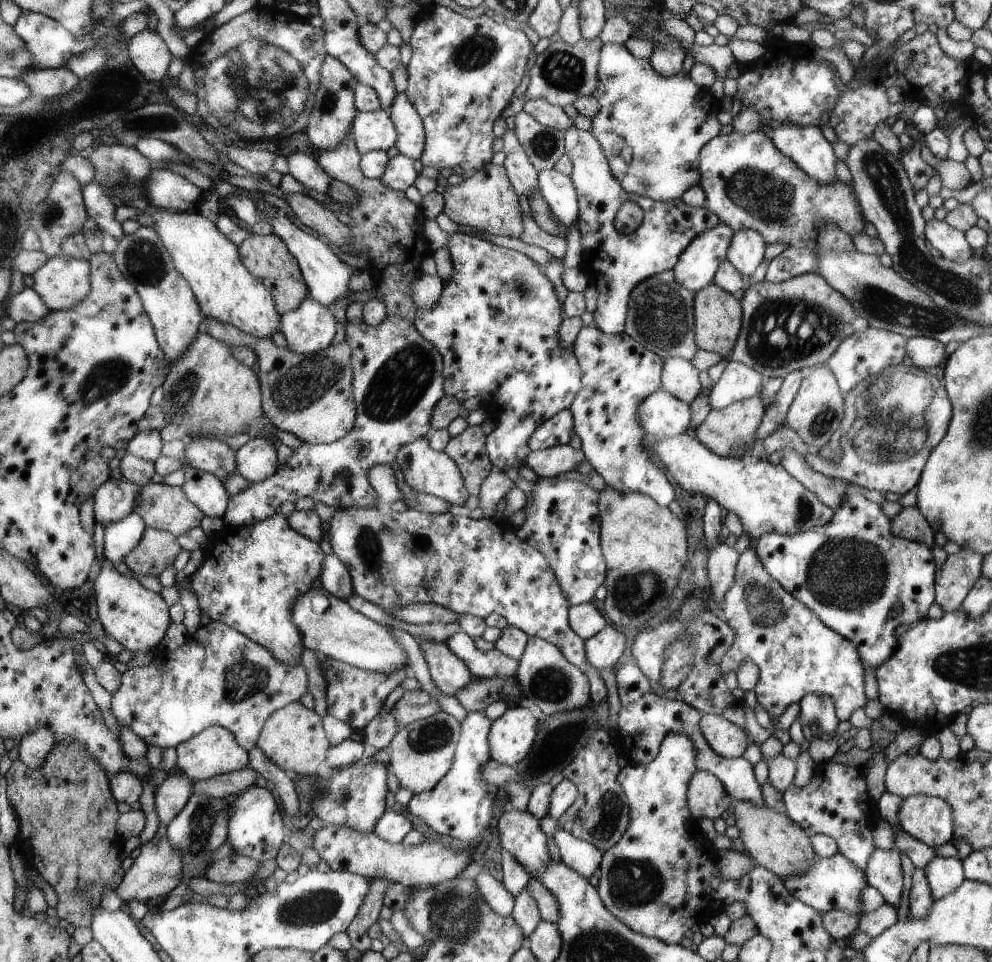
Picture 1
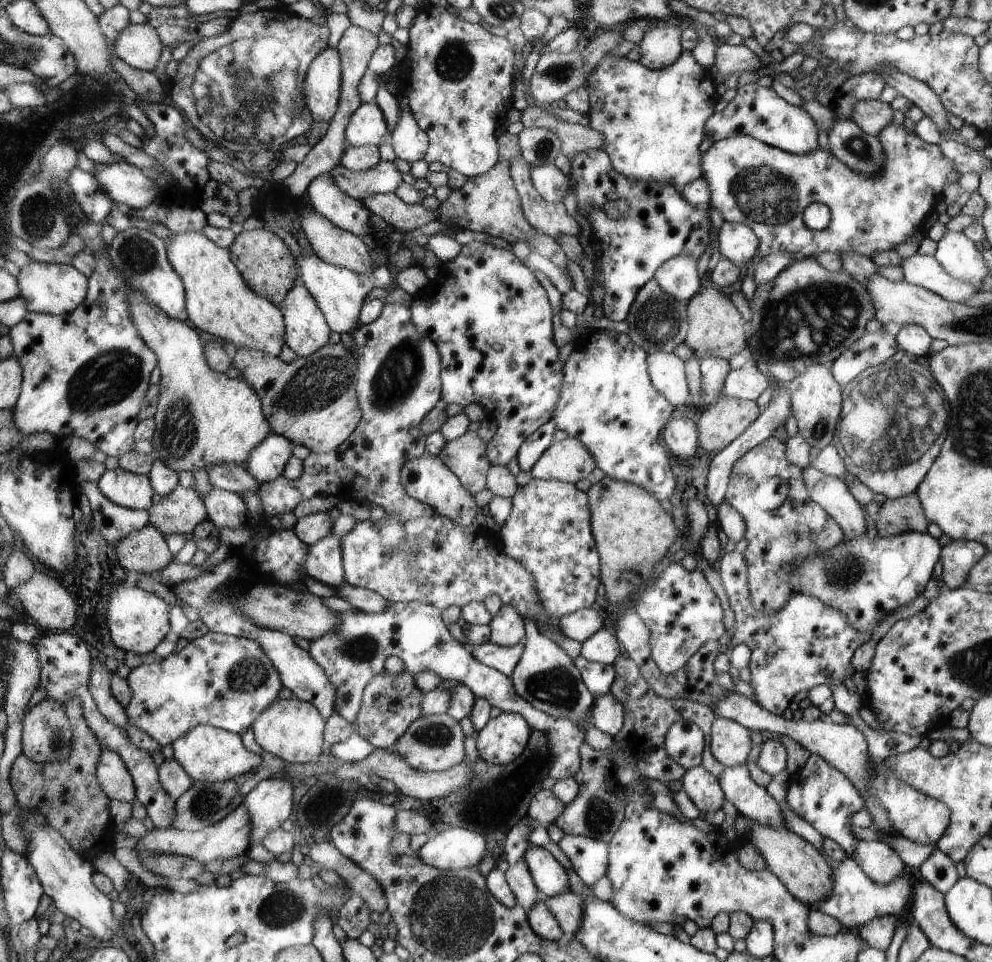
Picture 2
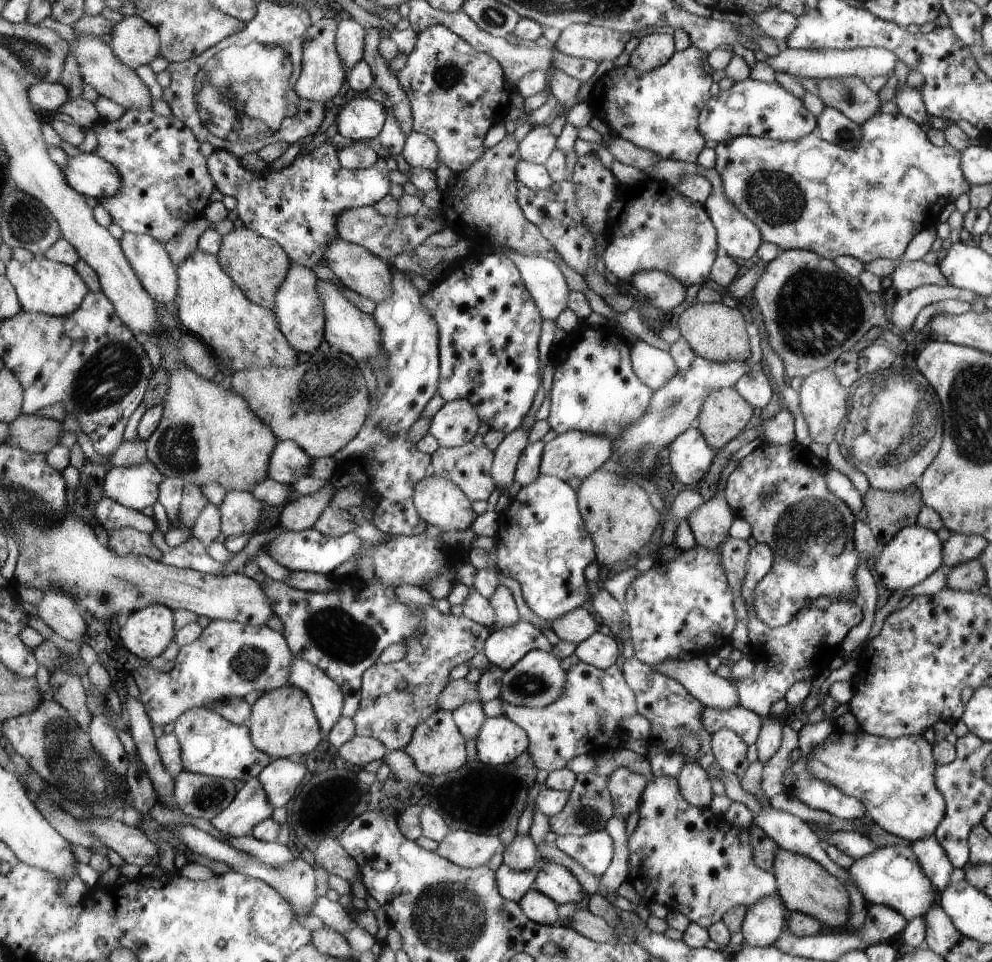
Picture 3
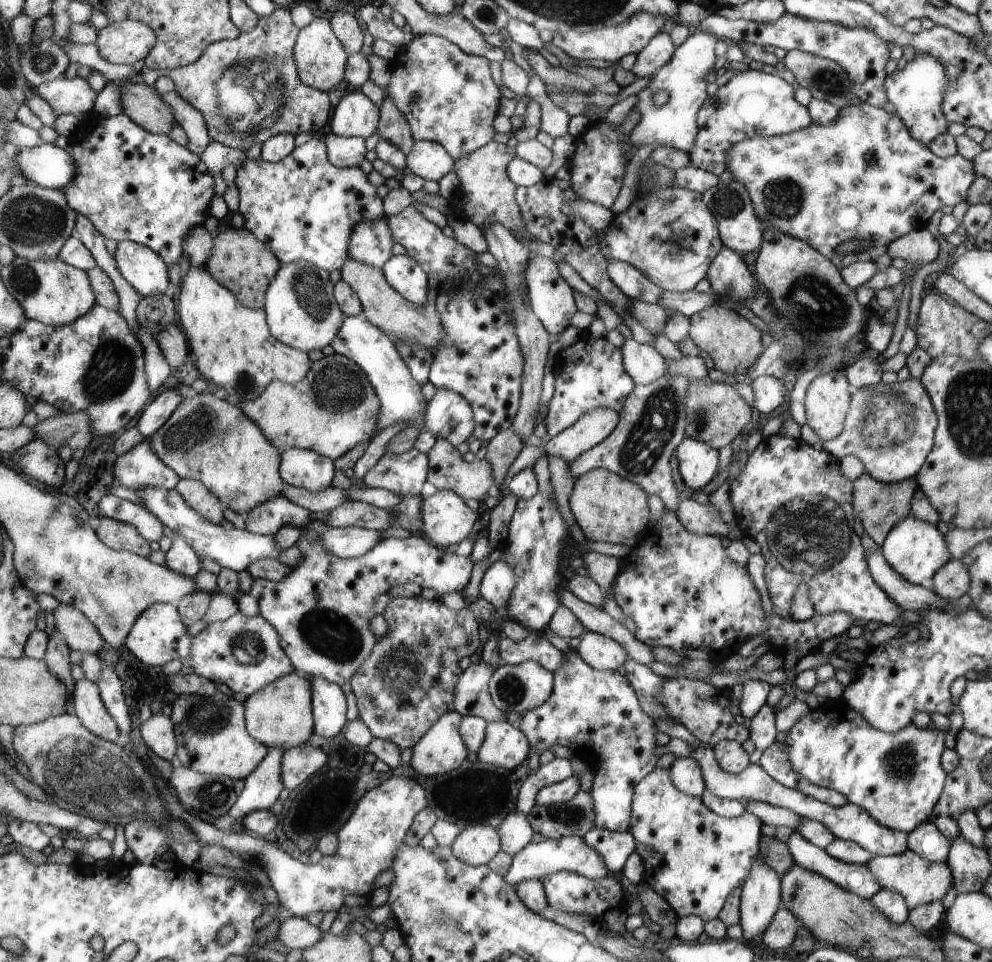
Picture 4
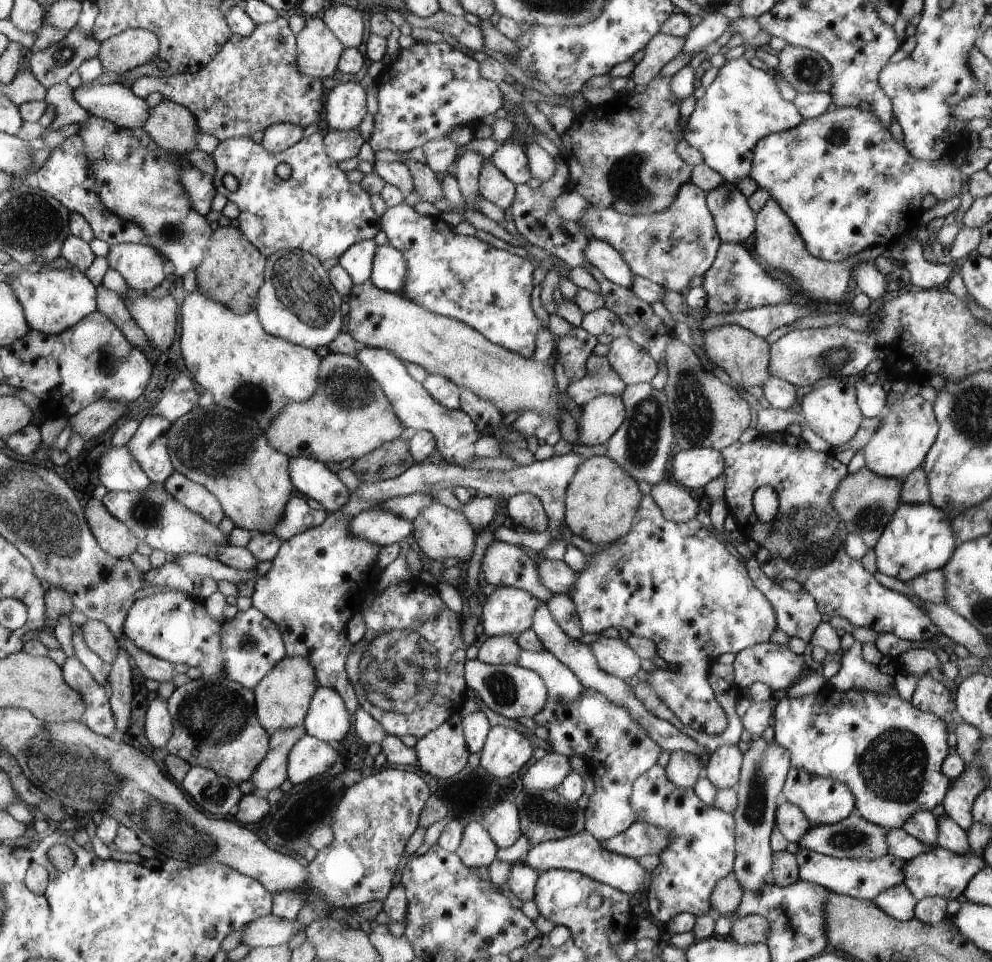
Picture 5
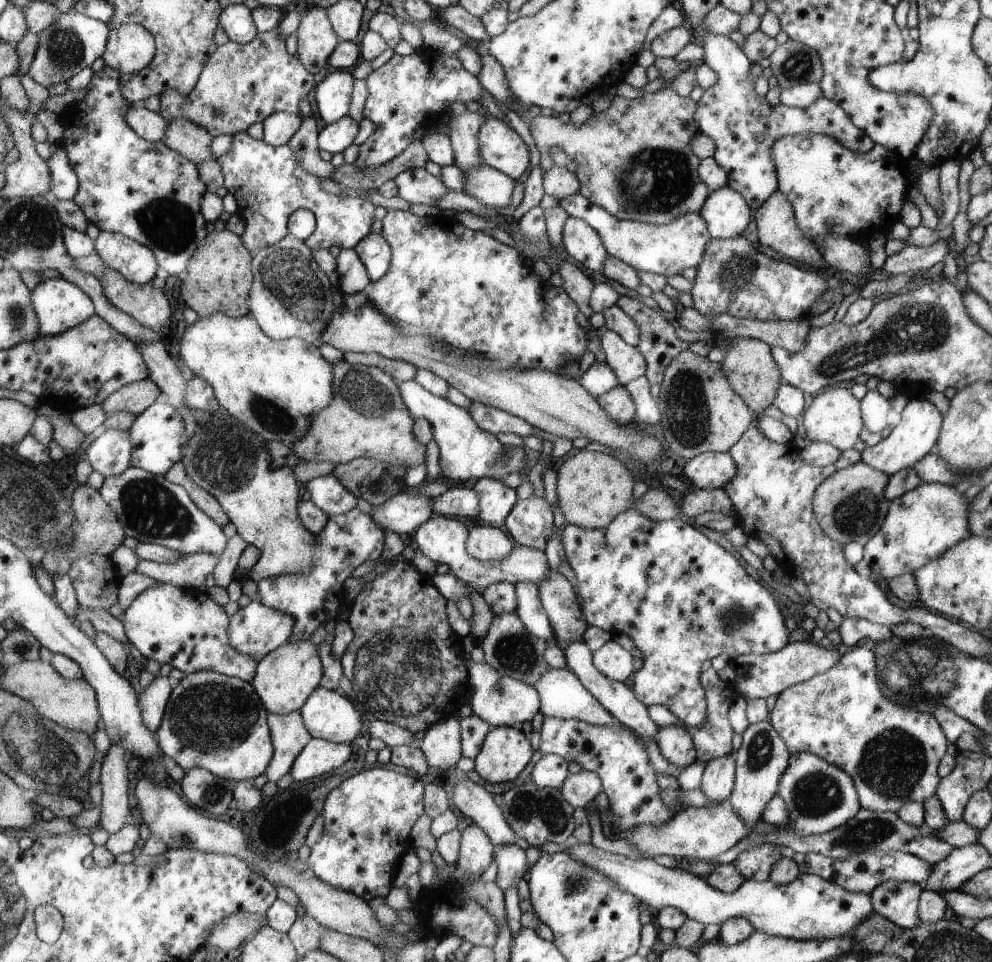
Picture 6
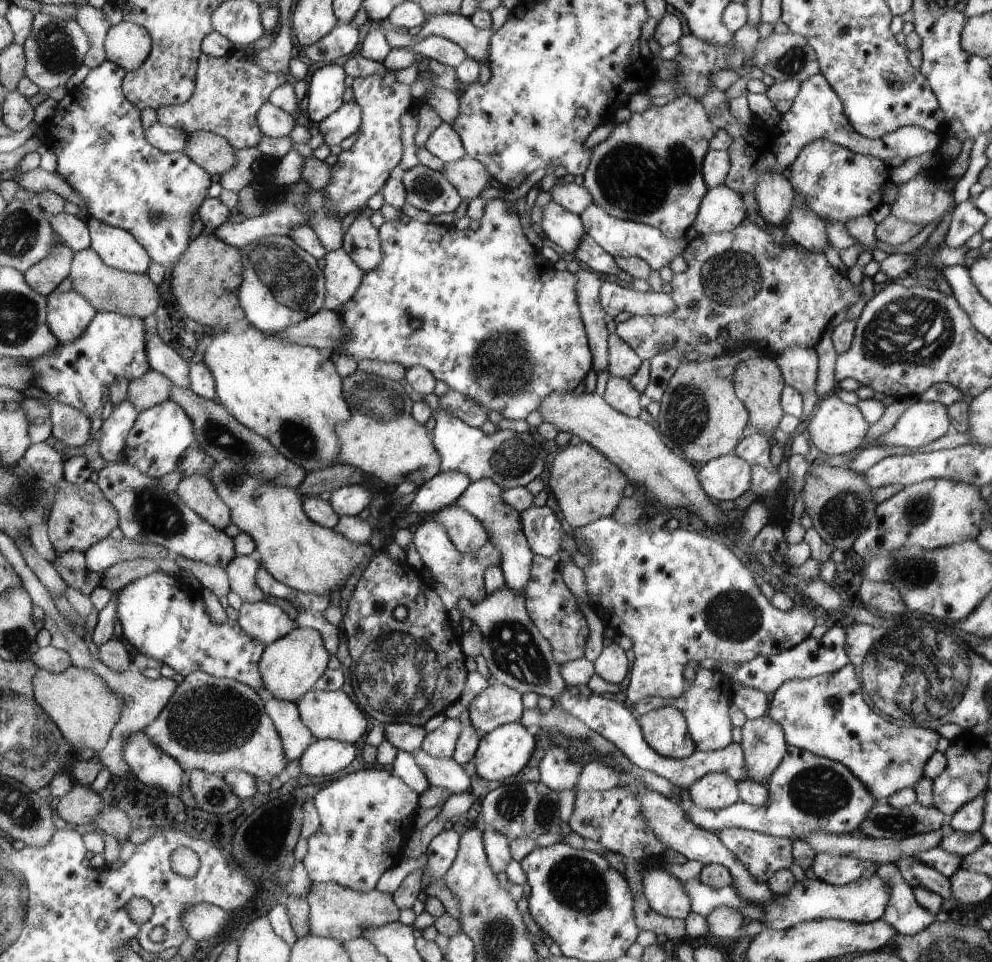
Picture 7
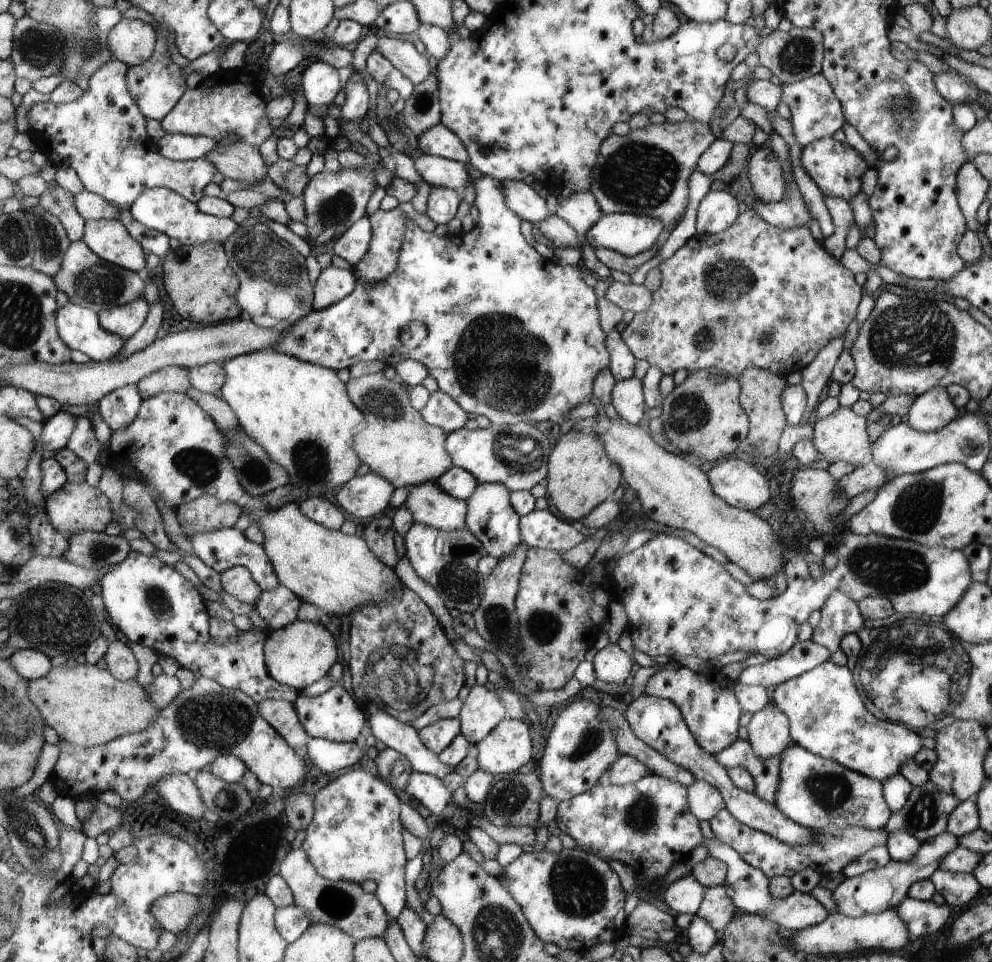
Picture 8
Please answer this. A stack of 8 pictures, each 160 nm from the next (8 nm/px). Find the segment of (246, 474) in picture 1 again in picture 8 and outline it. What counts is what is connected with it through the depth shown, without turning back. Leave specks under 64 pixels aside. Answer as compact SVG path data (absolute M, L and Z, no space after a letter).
M369 473L352 477L346 485L333 493L332 499L348 514L358 518L372 518L388 506L392 492L392 482L382 475Z

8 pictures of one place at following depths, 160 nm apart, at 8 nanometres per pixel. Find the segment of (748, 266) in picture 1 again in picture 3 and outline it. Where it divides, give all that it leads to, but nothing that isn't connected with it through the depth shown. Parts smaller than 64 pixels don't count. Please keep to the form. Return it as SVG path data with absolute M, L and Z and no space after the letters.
M721 190L712 191L704 207L715 224L719 253L739 262L756 257L763 244L758 226L748 220Z

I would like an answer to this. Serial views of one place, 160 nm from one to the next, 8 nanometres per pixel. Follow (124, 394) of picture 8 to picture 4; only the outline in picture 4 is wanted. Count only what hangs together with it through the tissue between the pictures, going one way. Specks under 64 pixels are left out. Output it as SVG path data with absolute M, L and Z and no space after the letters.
M144 487L134 491L149 511L152 511L170 530L181 535L191 545L192 550L200 559L216 560L221 568L230 568L230 570L239 573L252 561L266 557L278 559L282 552L277 548L273 536L260 536L236 527L228 529L203 519L191 506L186 504L183 496L178 494L175 488L168 490L158 487Z

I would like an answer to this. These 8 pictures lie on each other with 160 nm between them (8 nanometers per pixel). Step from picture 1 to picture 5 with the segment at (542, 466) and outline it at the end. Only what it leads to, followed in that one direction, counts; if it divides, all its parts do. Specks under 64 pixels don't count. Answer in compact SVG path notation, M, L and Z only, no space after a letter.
M600 395L580 406L578 444L605 444L627 420L626 406L619 396Z

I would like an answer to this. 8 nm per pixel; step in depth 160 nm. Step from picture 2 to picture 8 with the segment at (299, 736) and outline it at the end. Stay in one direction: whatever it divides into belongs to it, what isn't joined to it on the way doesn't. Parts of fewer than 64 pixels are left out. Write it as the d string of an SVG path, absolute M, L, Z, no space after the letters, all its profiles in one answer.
M296 620L285 628L274 629L267 635L265 651L271 677L293 686L299 693L324 678L330 666L334 666L334 662L338 660L334 636L326 628L322 628L321 624L314 624L314 621Z

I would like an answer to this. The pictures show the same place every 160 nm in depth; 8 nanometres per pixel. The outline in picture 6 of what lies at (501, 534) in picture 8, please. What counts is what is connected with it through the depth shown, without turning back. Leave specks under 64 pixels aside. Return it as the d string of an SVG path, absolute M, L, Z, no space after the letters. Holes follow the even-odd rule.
M472 484L455 485L440 496L432 497L434 515L451 515L456 518L476 518L479 514L478 492ZM518 582L513 586L516 586L516 596L519 599L516 613L518 618L522 620L524 628L532 636L536 636L536 638L540 638L544 642L554 642L555 645L560 647L558 638L554 634L554 628L552 628L544 608L542 608L538 586L532 584L532 582Z

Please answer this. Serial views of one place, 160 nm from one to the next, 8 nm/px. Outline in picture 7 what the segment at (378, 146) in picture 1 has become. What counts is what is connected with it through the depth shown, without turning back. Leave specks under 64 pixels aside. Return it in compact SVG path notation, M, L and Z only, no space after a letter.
M340 63L320 66L307 84L306 100L308 100L309 118L314 122L322 122L336 112L341 106L344 92L346 71Z

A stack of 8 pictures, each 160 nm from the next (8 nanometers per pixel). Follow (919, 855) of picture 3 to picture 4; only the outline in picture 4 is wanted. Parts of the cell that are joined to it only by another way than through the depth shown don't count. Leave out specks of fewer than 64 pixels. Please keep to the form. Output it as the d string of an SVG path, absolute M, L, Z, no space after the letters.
M923 822L907 834L908 848L930 862L947 860L949 840L932 822Z

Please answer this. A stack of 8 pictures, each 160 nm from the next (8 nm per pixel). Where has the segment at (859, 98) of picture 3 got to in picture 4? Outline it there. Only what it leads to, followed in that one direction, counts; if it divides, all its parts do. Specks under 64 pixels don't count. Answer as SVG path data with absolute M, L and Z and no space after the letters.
M796 49L788 51L783 59L795 81L810 89L813 98L831 102L840 110L855 97L848 75L837 62Z

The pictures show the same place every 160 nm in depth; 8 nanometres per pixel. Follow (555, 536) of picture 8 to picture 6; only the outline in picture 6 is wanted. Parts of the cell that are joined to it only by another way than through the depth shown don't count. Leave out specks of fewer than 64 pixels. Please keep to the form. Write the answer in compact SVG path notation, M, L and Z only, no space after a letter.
M541 494L518 500L502 528L515 544L544 551L552 530L556 529L552 507Z

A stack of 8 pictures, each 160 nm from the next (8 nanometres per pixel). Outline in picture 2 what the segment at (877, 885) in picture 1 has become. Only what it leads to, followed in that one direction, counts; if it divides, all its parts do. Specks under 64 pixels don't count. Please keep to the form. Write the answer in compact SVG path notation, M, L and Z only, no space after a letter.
M857 840L851 858L858 862L870 880L878 884L892 882L907 868L900 856L882 840Z

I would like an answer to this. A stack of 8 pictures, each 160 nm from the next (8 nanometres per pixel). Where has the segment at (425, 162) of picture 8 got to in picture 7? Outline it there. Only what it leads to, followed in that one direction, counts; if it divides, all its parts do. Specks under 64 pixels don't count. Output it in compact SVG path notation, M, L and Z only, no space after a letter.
M472 157L444 163L441 173L456 187L463 198L478 197L487 186L497 186L487 168Z

